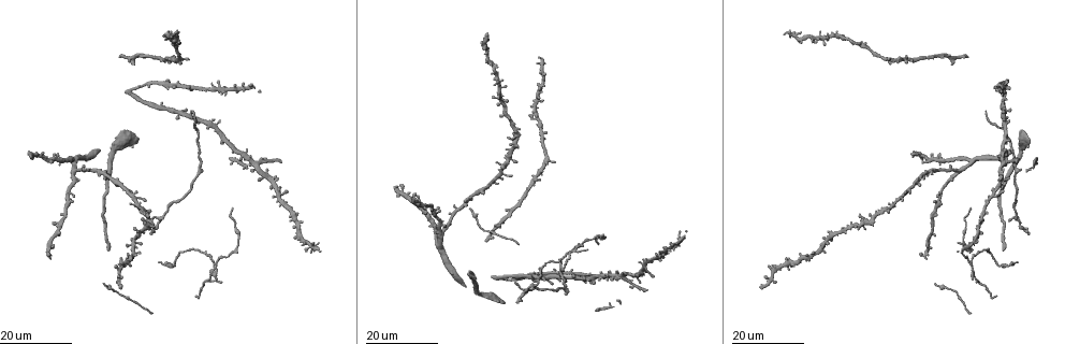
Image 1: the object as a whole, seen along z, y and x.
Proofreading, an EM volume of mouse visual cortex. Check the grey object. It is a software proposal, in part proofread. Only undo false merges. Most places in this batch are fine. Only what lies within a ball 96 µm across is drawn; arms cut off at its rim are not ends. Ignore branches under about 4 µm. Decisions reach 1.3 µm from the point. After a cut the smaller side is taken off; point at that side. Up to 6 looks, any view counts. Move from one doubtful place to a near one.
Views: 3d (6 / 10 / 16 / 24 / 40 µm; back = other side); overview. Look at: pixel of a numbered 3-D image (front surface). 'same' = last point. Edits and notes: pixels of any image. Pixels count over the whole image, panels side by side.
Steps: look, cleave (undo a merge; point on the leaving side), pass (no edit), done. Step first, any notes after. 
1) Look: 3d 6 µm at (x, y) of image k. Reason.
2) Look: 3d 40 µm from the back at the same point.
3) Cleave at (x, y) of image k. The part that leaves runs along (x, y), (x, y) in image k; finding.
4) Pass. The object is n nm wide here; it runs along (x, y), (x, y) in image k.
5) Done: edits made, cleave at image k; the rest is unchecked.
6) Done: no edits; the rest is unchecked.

Look: 3d 16 µm at (218, 268) of image 1. Four arms meet.

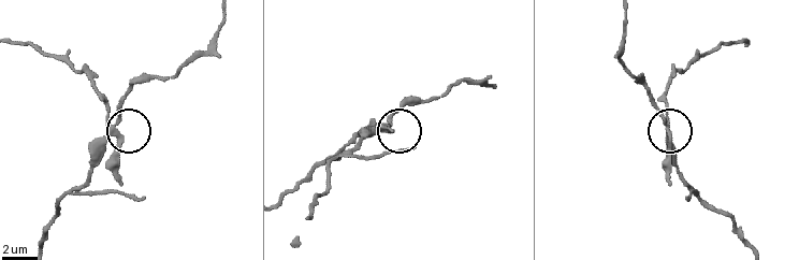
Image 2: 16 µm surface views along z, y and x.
Look: 3d 6 µm at (115, 130) of image 2. Closer look.

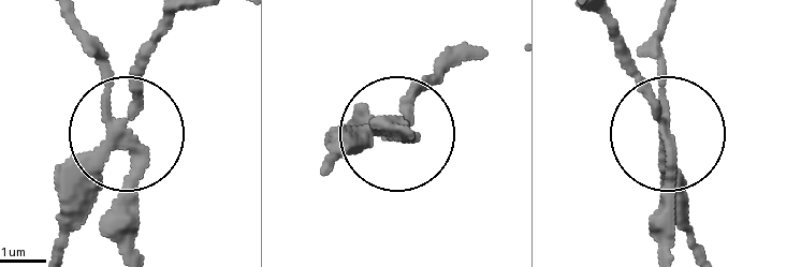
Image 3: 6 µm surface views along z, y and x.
Cleave at (125, 205) of image 3. 4 arms meet here; the part that leaves runs along (111, 130), (111, 76), (79, 18) in image 3; a second cell is stuck on.

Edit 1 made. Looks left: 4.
Look: 3d 24 µm at (970, 164) of image 1.

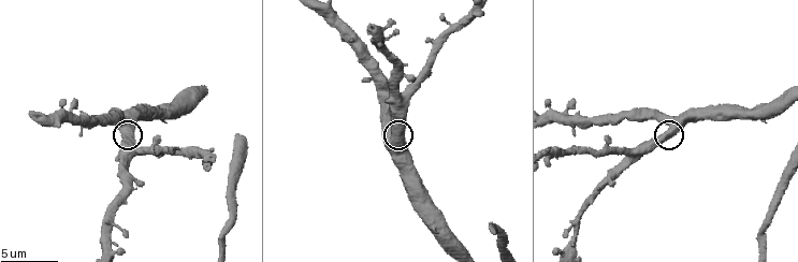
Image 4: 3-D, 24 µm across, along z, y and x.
Look: 3d 10 µm at (126, 128) of image 4.

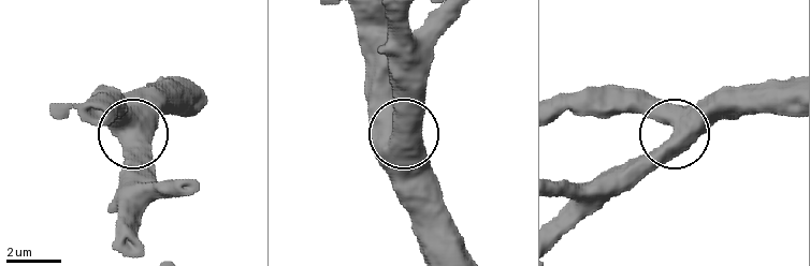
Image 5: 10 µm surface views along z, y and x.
Pass. One cell here.

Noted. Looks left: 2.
Look: 3d 6 µm at (402, 93) of image 4.

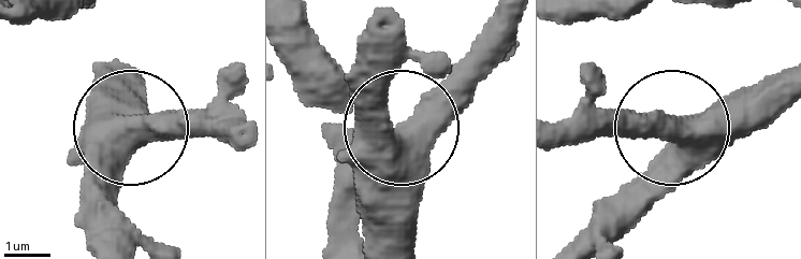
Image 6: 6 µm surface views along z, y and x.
Pass. The side arm is 70 µm long; one cell here.

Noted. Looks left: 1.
Done: edits made, cleave at image 3; the rest is unchecked.

